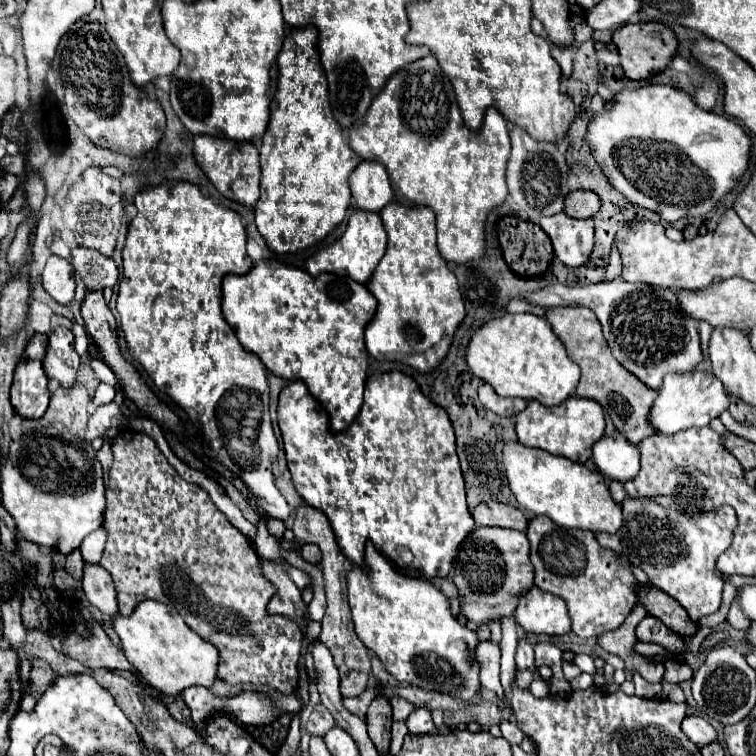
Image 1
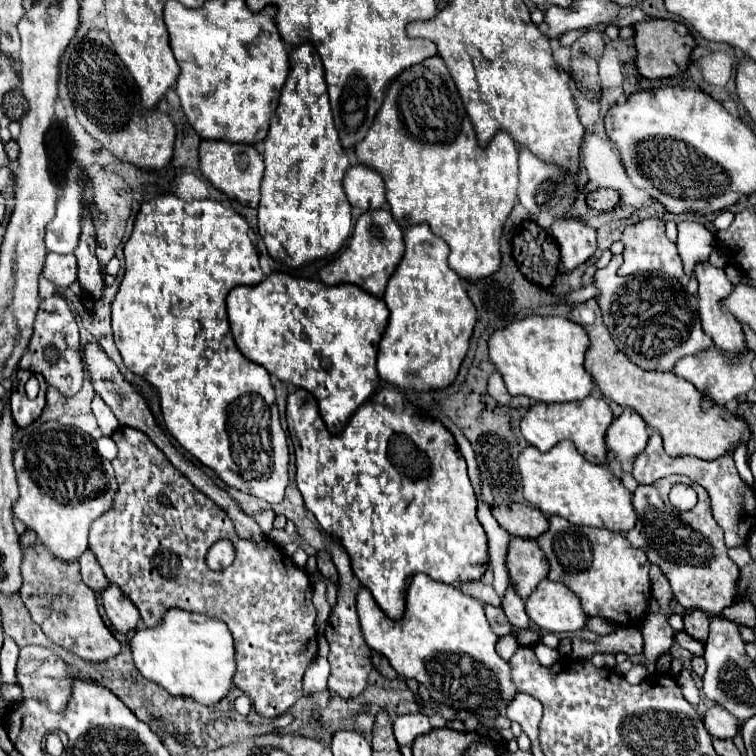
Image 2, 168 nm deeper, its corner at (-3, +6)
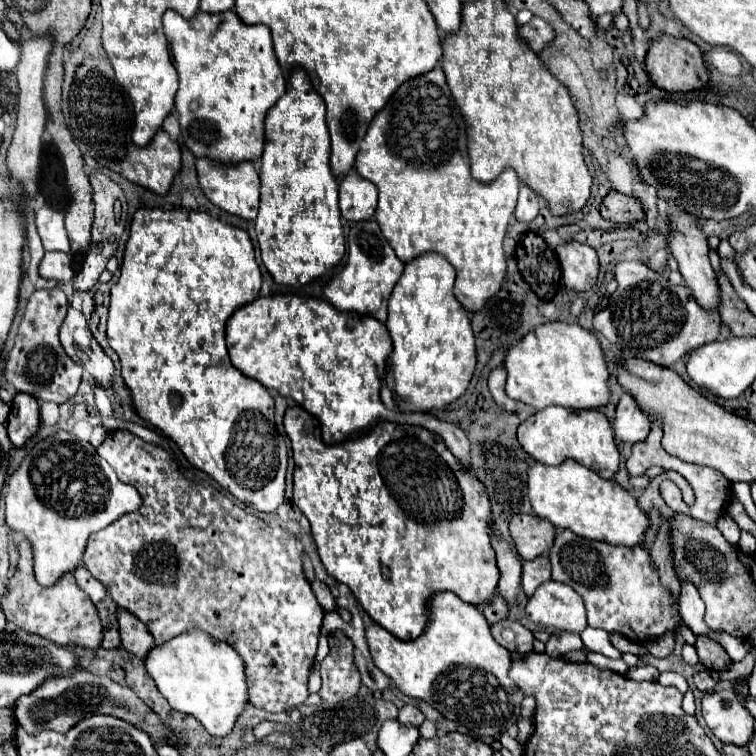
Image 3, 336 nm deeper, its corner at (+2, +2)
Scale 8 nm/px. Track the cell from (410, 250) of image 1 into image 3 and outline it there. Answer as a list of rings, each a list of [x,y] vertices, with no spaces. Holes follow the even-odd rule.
[[[427,252],[405,264],[399,282],[393,288],[387,308],[387,330],[393,340],[393,352],[387,358],[387,376],[393,382],[395,402],[403,412],[427,412],[455,402],[469,386],[475,370],[475,338],[471,330],[469,312],[453,296],[455,270],[437,252]]]

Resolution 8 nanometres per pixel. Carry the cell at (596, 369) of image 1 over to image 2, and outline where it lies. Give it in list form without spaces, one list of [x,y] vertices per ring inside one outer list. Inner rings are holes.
[[[592,298],[576,304],[570,318],[584,326],[590,336],[590,348],[586,350],[586,370],[592,374],[600,392],[620,406],[634,408],[648,426],[656,428],[662,434],[664,450],[668,450],[670,456],[688,454],[702,460],[714,460],[734,452],[740,444],[748,444],[750,428],[746,420],[718,404],[702,410],[704,394],[692,382],[676,376],[674,372],[648,372],[632,364],[630,358],[618,350],[608,328],[604,326],[598,300]]]

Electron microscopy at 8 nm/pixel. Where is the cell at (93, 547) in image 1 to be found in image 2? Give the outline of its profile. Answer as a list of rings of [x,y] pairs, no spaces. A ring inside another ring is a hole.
[[[86,550],[86,552],[78,558],[78,562],[80,562],[82,580],[84,580],[84,584],[86,584],[90,590],[102,592],[102,590],[108,588],[110,582],[106,580],[106,576],[104,576],[104,572],[102,572],[102,568],[100,568],[96,556],[94,556],[90,550]]]

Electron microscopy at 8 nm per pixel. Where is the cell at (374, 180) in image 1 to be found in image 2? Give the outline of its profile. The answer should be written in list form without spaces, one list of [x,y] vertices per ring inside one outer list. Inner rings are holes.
[[[362,164],[348,168],[344,176],[344,192],[346,192],[348,202],[352,206],[362,208],[364,212],[382,208],[386,204],[384,188],[386,186],[382,184],[382,178],[378,176],[378,172]]]

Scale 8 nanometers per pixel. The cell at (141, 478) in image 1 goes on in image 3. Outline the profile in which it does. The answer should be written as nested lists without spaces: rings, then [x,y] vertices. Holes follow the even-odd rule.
[[[113,430],[107,434],[107,438],[103,440],[103,444],[97,448],[99,456],[103,460],[109,462],[109,466],[115,470],[117,478],[125,484],[131,484],[133,488],[137,488],[137,492],[141,494],[143,506],[137,512],[129,512],[125,516],[121,516],[117,522],[109,524],[107,528],[95,532],[93,536],[89,536],[87,548],[85,548],[85,556],[83,562],[87,566],[87,570],[105,584],[107,592],[111,594],[111,598],[117,602],[119,608],[129,610],[131,614],[135,614],[149,630],[149,634],[155,638],[155,644],[163,644],[169,638],[181,634],[181,632],[189,632],[193,626],[205,630],[207,634],[211,634],[217,640],[227,642],[233,650],[239,652],[239,656],[245,662],[245,676],[247,676],[247,688],[249,688],[249,702],[265,712],[271,714],[279,714],[285,710],[291,710],[299,704],[303,704],[309,698],[309,688],[307,688],[307,678],[309,678],[309,670],[315,662],[315,652],[317,652],[317,640],[321,634],[321,622],[323,622],[323,608],[319,606],[305,574],[303,574],[303,566],[301,566],[301,554],[303,554],[303,546],[297,538],[287,536],[287,532],[279,526],[267,526],[261,518],[247,514],[239,504],[235,504],[231,498],[223,496],[219,490],[215,490],[213,486],[203,486],[203,484],[193,484],[189,480],[183,478],[179,466],[175,464],[175,460],[159,446],[147,444],[143,442],[139,436],[127,432],[127,430]]]

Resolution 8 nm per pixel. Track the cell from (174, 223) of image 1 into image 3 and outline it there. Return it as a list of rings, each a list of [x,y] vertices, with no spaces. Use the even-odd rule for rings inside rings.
[[[139,208],[131,222],[129,240],[123,254],[121,264],[121,276],[117,284],[111,288],[111,306],[109,306],[109,318],[107,318],[107,338],[109,346],[115,350],[115,354],[121,360],[121,374],[131,390],[133,404],[139,412],[139,416],[149,422],[151,426],[159,428],[167,438],[171,438],[179,450],[185,454],[185,458],[205,474],[209,474],[219,486],[223,486],[227,492],[231,492],[239,502],[251,506],[259,512],[275,512],[279,504],[285,500],[285,472],[287,472],[287,446],[279,440],[275,418],[273,418],[273,398],[269,396],[267,388],[239,372],[227,354],[225,346],[225,322],[233,314],[235,308],[255,300],[261,290],[261,272],[255,262],[255,250],[249,240],[249,234],[235,226],[225,226],[221,220],[213,218],[211,214],[203,210],[189,210],[189,208],[173,208],[173,210],[161,210],[161,208]]]

